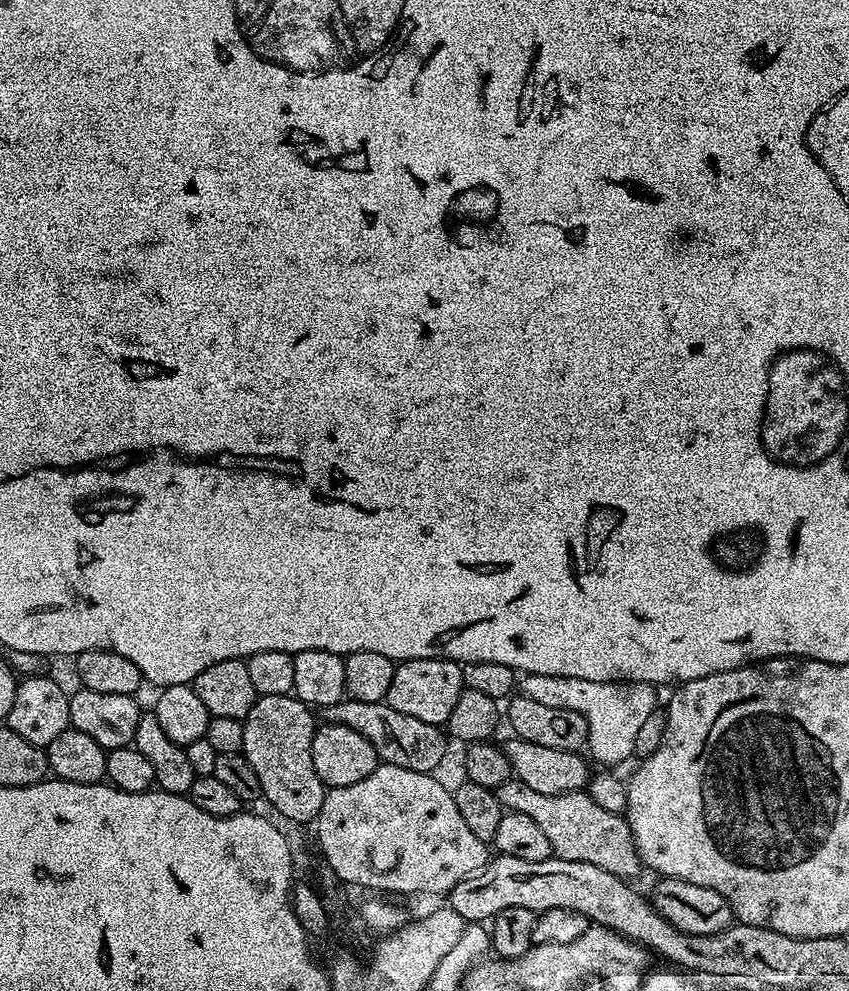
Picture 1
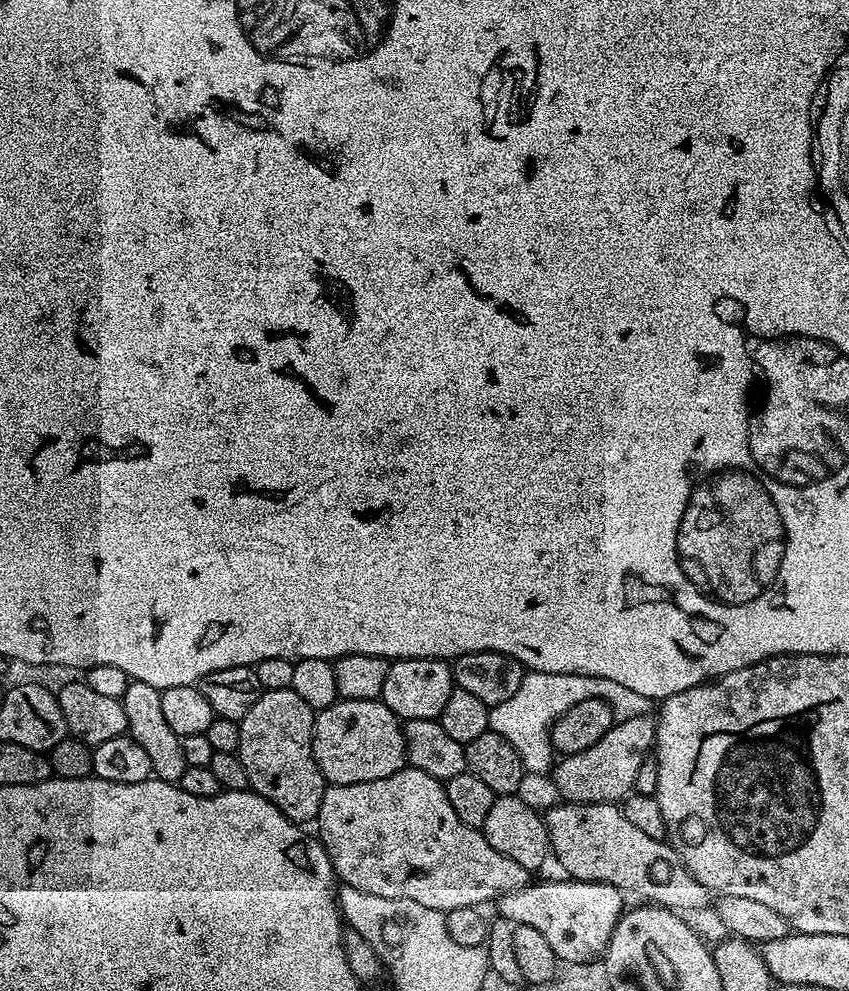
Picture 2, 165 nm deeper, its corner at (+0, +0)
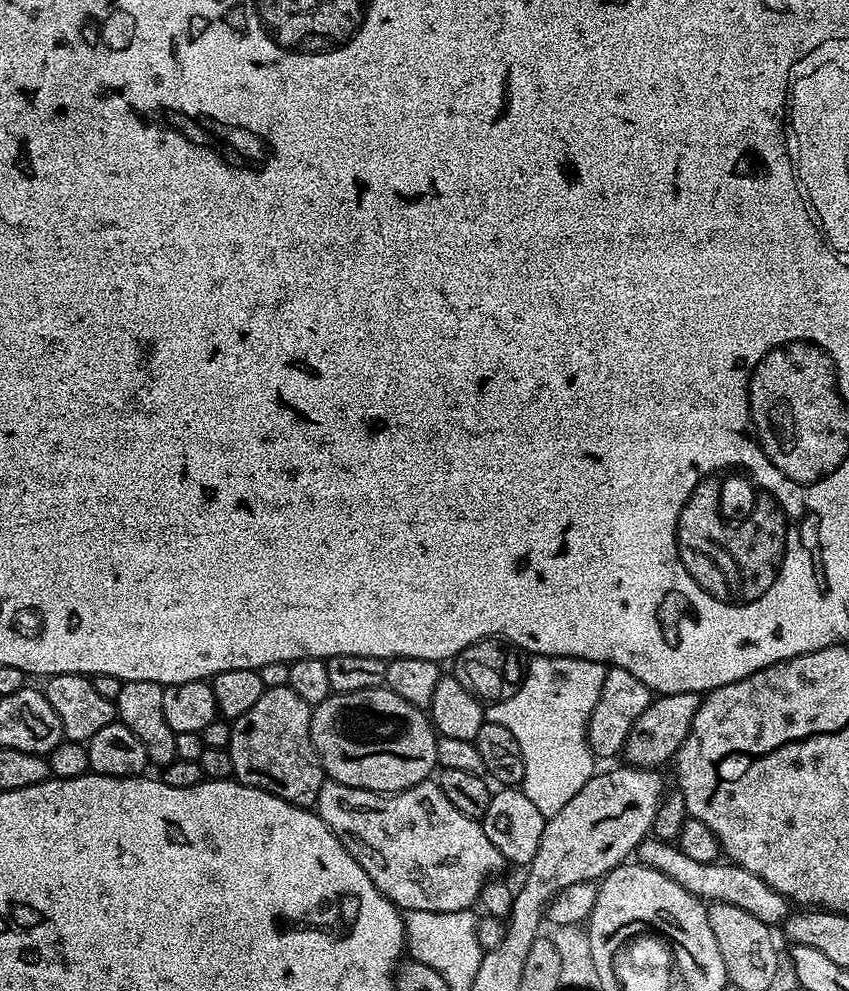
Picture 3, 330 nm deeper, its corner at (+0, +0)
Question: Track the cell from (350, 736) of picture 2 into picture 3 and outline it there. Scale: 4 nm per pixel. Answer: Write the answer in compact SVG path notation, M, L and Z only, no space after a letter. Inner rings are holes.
M386 686L338 692L326 697L321 704L312 708L310 734L314 750L318 754L321 766L324 767L325 777L351 788L385 794L401 792L429 779L438 768L438 733L432 727L429 713L425 709L415 708L410 702L406 702L406 698L398 698L398 694L394 694Z

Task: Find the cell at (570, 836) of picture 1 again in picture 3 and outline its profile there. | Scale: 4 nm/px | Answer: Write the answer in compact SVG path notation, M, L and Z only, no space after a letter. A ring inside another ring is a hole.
M655 838L646 839L640 843L638 860L639 863L666 874L666 878L674 878L674 882L678 882L678 886L690 890L690 894L694 894L700 900L738 906L740 909L754 914L754 918L758 918L758 922L763 924L780 926L790 915L788 899L782 894L778 894L778 890L774 890L774 886L766 886L766 882L762 882L762 878L758 878L758 874L750 874L750 870L746 870L741 864L694 862L694 858L686 858L686 854L675 843Z

